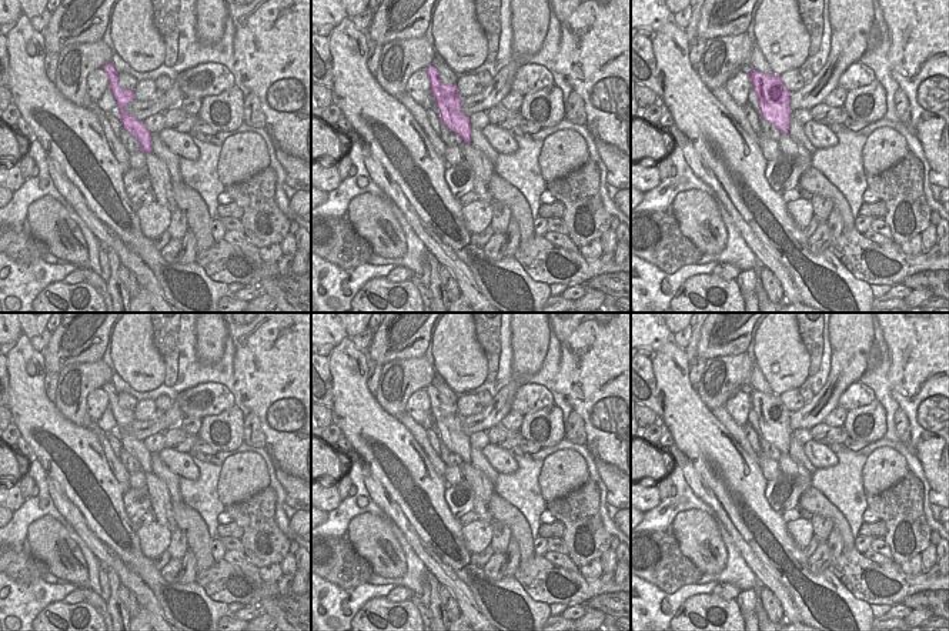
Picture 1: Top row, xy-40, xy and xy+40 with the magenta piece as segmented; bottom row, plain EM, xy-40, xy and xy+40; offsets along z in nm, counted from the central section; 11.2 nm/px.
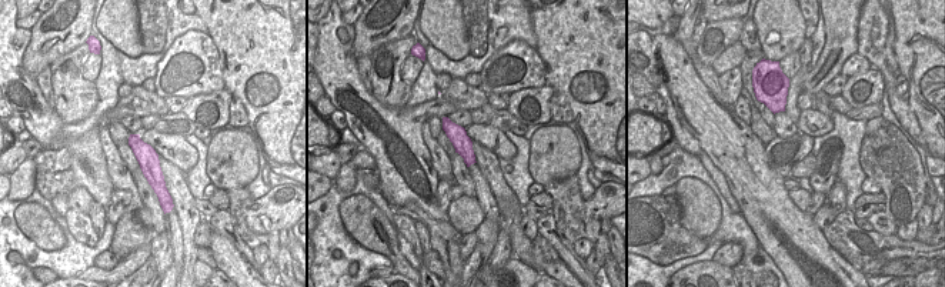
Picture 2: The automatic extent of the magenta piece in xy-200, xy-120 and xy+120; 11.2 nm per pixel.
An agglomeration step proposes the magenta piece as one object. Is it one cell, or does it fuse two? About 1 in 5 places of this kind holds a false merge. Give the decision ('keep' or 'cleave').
keep

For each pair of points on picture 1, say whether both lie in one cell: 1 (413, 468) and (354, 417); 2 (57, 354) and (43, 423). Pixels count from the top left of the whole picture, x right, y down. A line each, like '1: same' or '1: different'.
1: same
2: different

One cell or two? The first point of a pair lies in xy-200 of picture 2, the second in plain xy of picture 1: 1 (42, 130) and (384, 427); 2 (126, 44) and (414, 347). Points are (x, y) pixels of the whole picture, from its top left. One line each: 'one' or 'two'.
1: one
2: two

